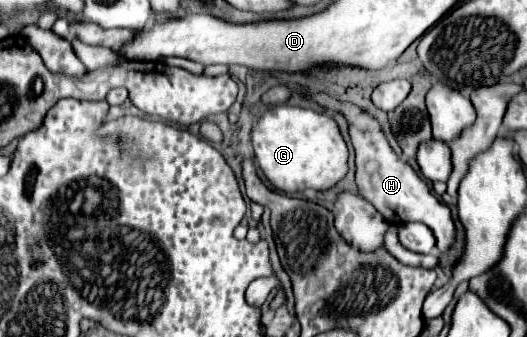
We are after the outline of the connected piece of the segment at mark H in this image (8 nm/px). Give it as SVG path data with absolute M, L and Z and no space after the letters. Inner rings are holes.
M316 92L316 94L308 94L308 100L344 114L348 128L350 128L350 140L356 152L356 186L358 192L364 200L368 200L390 224L402 224L402 222L422 222L426 224L432 234L436 236L436 244L440 248L440 252L448 250L450 244L454 242L456 236L456 228L452 222L452 214L450 208L446 204L442 204L428 188L428 184L412 170L410 164L402 162L390 148L380 124L376 118L372 118L368 112L364 112L360 106L352 104L352 102L340 102L328 94Z

